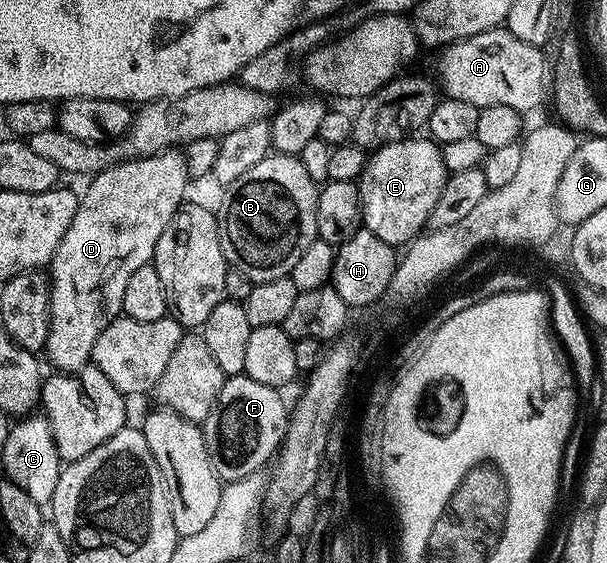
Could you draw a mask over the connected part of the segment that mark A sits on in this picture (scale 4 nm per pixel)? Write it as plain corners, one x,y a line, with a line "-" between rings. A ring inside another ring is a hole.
505,28
485,30
471,38
451,42
438,58
440,90
447,98
465,100
480,108
508,104
523,112
534,110
548,94
548,67
539,47
528,44

